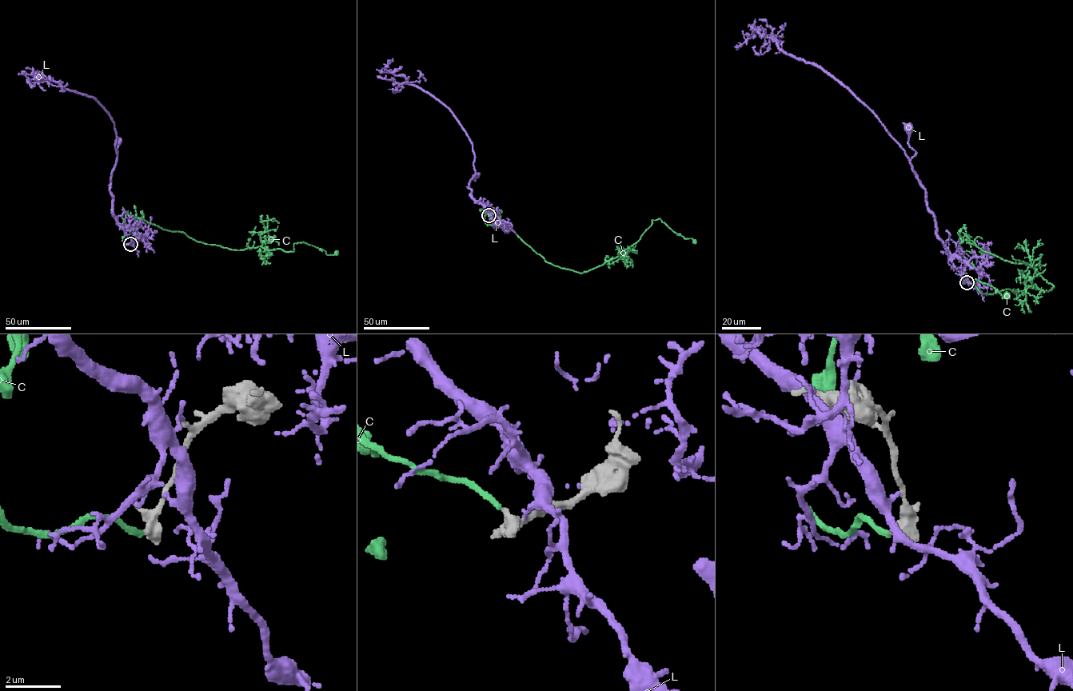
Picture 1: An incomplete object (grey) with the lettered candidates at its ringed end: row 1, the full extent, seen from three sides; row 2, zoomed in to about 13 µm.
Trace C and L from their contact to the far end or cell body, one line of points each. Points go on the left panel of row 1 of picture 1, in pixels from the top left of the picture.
C: (130, 244), (122, 241), (124, 213), (232, 249), (293, 251), (294, 243), (304, 242), (326, 254), (337, 253)
L: (131, 242), (113, 214), (109, 190), (117, 140)

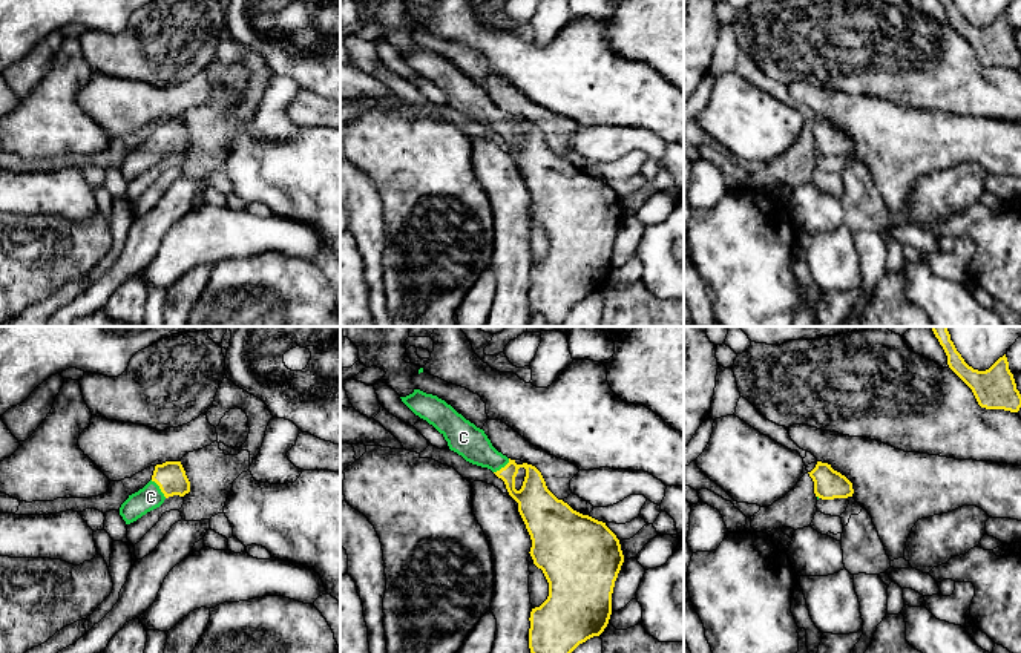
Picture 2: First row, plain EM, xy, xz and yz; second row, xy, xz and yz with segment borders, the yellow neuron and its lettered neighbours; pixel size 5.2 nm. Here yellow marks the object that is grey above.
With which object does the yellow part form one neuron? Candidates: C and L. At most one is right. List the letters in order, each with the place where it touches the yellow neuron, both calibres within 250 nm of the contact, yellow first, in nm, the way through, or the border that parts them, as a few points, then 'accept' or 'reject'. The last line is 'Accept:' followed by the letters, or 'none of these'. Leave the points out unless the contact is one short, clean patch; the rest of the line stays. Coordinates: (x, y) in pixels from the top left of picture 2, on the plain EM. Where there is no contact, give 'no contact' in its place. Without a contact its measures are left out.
C: contact xy (160, 144); calibres 160 and 130 nm; way xy (170, 134), (160, 144), (151, 154); accept
L: no contact; reject
Accept: C

